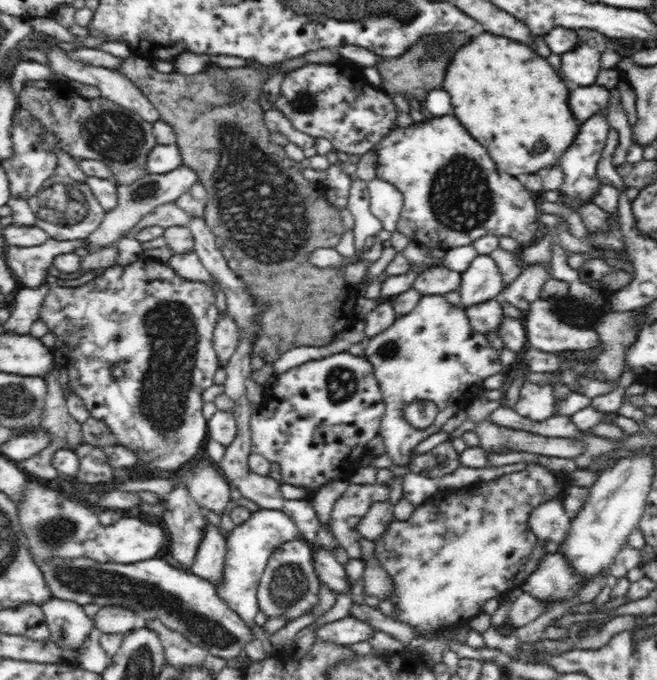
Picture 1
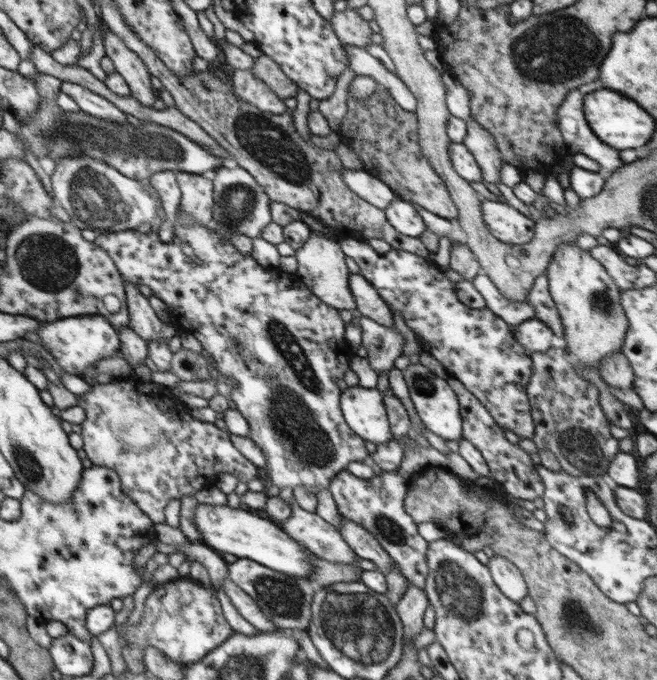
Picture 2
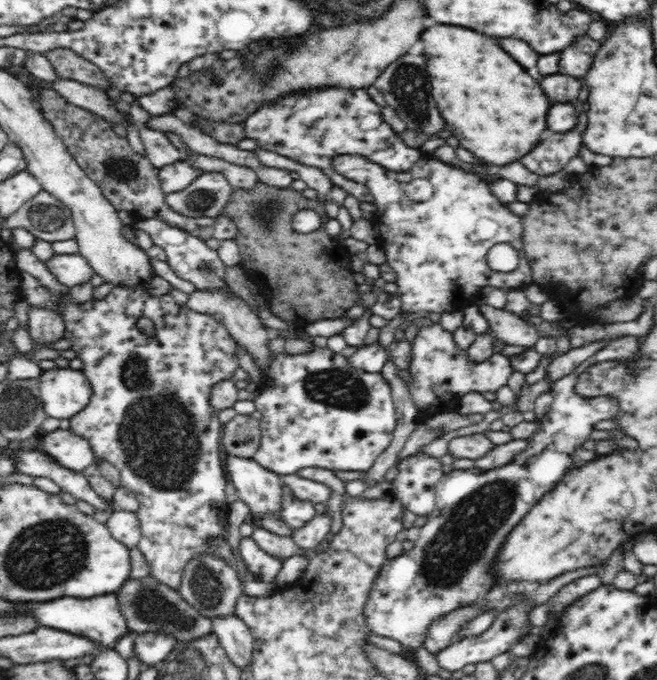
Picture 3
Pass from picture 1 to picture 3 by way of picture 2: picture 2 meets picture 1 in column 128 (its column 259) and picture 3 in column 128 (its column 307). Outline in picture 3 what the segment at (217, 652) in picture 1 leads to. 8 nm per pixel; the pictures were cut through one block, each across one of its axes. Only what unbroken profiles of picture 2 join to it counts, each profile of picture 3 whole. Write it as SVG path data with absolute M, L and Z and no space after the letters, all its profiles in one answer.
M146 576L142 580L129 579L118 594L118 605L122 615L126 619L126 625L130 632L160 633L170 635L178 642L192 641L209 636L213 633L211 618L202 616L198 609L187 603L177 590L172 590L162 582L158 583L152 576Z

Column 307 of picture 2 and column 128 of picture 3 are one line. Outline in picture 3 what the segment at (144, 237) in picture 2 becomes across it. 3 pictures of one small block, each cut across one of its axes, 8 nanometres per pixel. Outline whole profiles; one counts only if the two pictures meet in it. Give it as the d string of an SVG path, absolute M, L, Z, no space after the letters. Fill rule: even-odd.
M114 287L101 300L92 297L83 303L64 301L59 304L59 312L61 312L65 326L62 338L72 342L71 349L76 353L76 357L84 363L81 371L88 379L92 389L88 404L79 413L69 418L69 430L85 438L90 443L91 449L97 458L104 459L118 468L121 474L121 485L136 494L139 502L137 515L139 525L141 526L141 537L137 547L144 554L146 562L150 566L150 576L158 580L158 583L162 582L168 588L179 591L180 584L182 584L182 576L184 576L184 570L186 570L186 564L202 554L214 555L215 558L221 558L220 556L216 556L216 553L210 549L209 540L216 537L224 537L227 540L226 507L228 502L225 499L227 481L224 477L224 468L222 468L222 458L220 458L220 440L223 424L218 419L216 409L210 404L210 394L217 382L231 379L239 367L240 362L236 353L236 341L232 338L228 329L218 323L212 315L193 311L186 304L177 304L164 287L153 287L150 290L140 290L138 287ZM139 318L152 320L155 328L154 336L147 336L144 332L140 331L140 328L136 325Z

